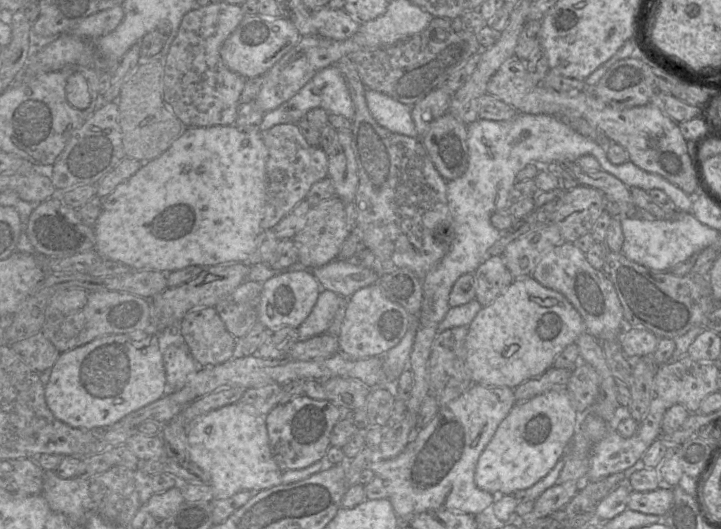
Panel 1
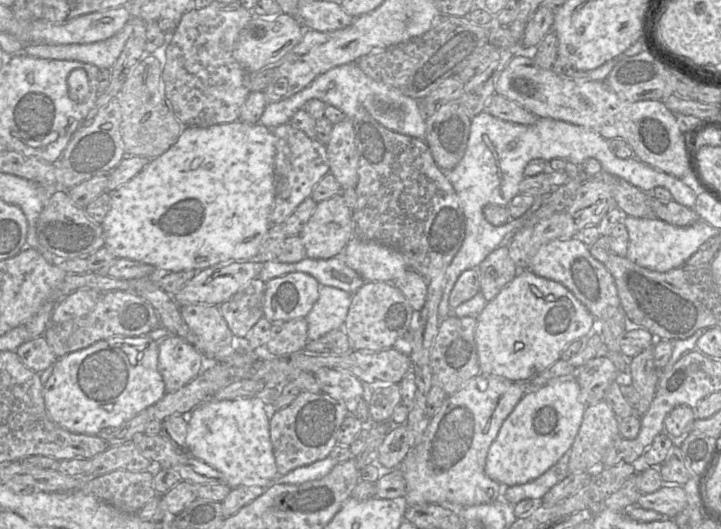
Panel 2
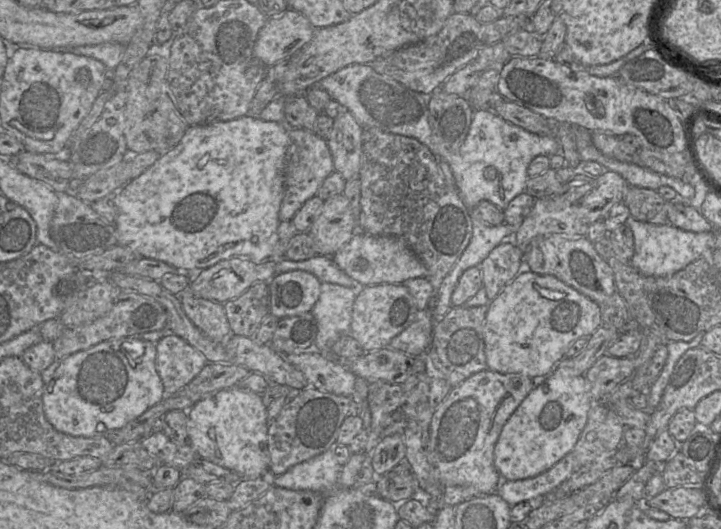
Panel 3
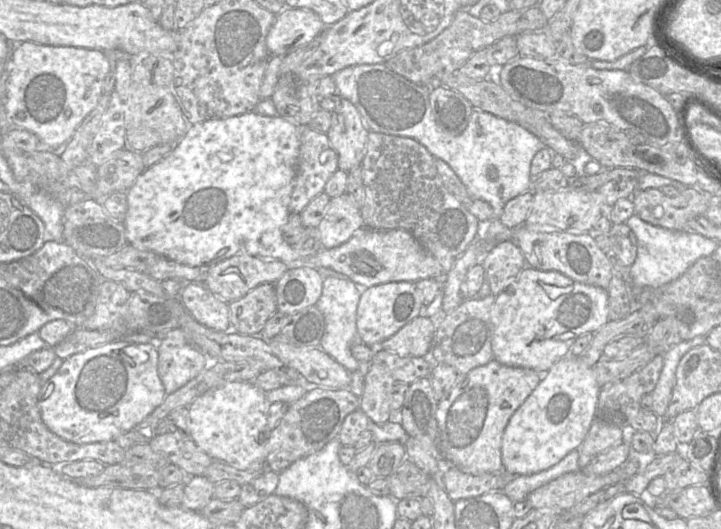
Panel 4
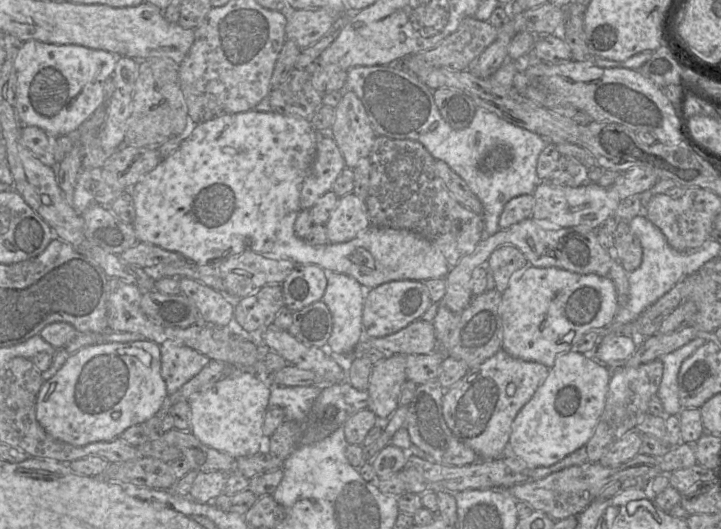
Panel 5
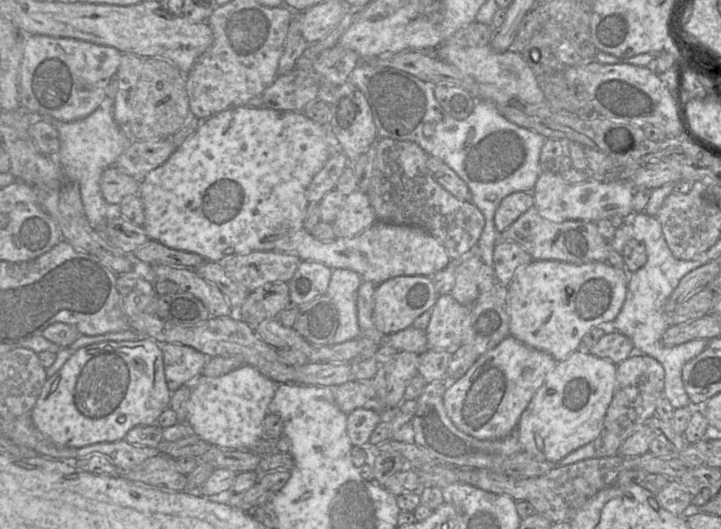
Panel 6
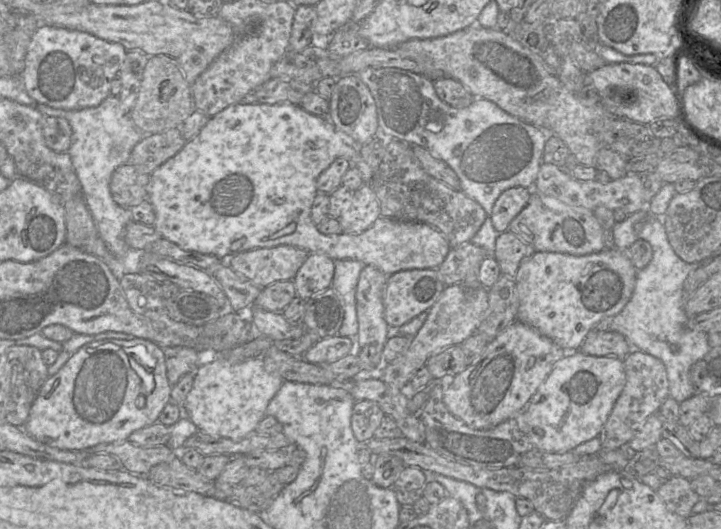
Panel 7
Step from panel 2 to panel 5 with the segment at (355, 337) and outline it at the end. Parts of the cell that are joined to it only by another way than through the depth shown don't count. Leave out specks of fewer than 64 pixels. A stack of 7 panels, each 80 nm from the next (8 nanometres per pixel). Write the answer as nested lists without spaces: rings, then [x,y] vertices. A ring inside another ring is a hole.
[[[396,280],[365,292],[362,324],[365,337],[384,337],[405,328],[422,317],[432,304],[428,288],[420,280]]]

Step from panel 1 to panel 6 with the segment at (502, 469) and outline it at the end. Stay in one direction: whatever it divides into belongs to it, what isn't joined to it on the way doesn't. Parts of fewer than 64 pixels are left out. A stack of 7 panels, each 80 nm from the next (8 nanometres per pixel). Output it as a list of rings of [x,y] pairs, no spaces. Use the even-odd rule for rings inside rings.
[[[580,351],[558,362],[519,418],[517,431],[522,451],[537,460],[558,463],[569,453],[594,441],[602,430],[607,408],[613,398],[616,371],[617,364]]]

